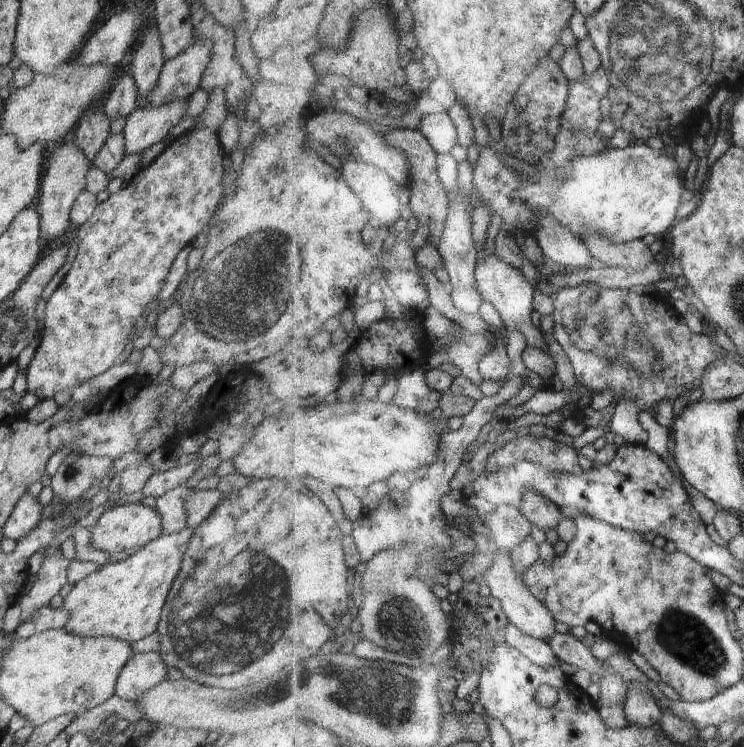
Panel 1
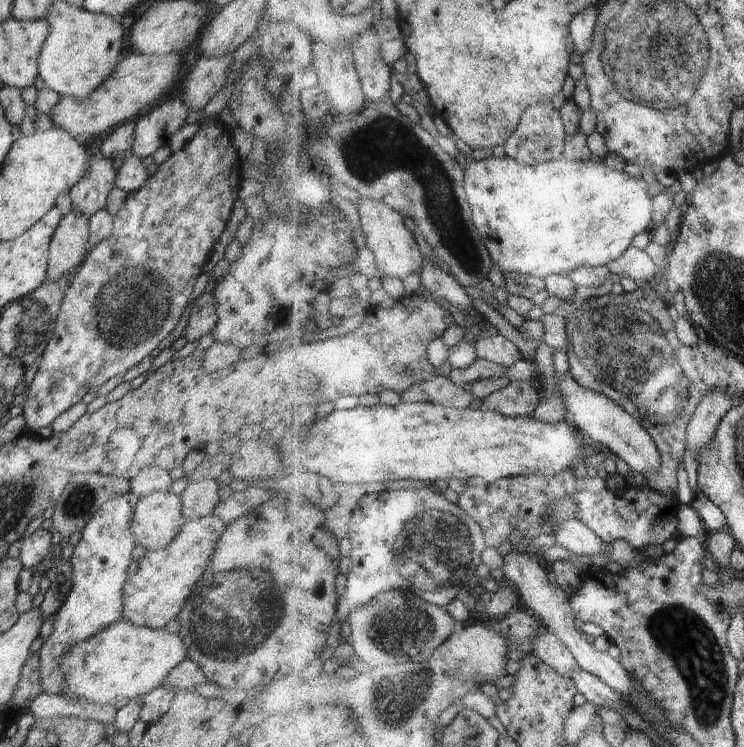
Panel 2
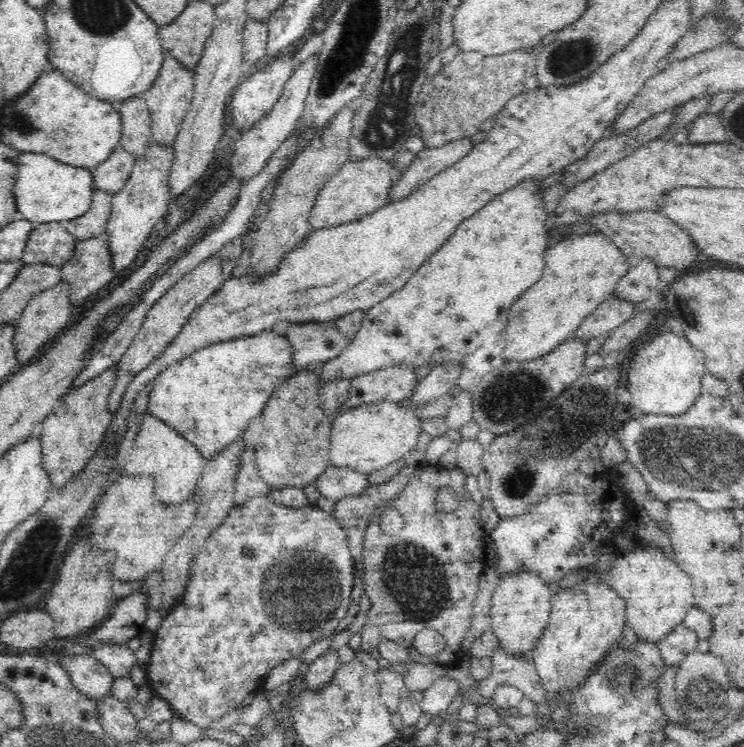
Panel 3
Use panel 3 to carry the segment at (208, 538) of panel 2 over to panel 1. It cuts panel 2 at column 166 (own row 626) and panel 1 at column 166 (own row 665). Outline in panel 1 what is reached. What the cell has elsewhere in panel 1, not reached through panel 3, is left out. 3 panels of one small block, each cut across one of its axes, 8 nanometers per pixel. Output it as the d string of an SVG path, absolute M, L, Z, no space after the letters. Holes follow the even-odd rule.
M185 527L169 535L160 535L124 561L109 562L98 572L76 582L60 607L68 612L64 630L76 636L112 637L131 643L153 634L192 534L194 530Z

